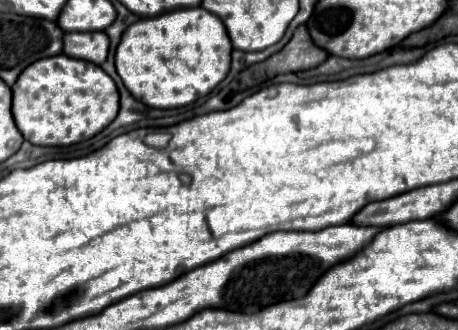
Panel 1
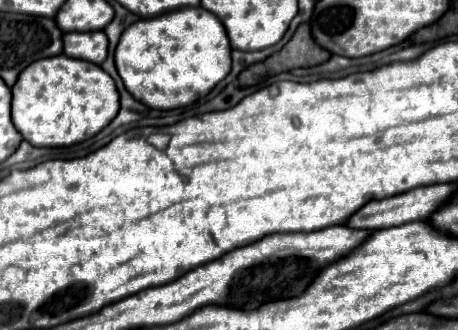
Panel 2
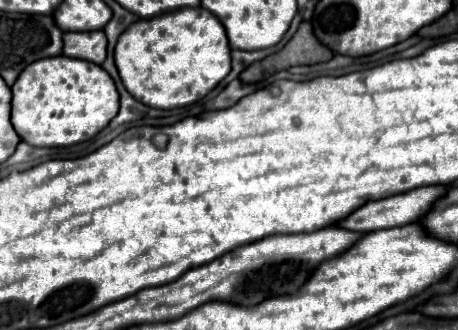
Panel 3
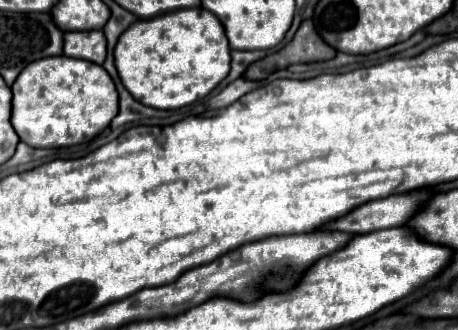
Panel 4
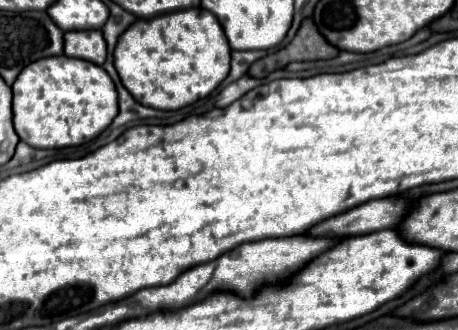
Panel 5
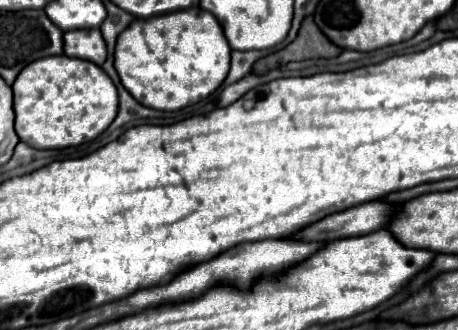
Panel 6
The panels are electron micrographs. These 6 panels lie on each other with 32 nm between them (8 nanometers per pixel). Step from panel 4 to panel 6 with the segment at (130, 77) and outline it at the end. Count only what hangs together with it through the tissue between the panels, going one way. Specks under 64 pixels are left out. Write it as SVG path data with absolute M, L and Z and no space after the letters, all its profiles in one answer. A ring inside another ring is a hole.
M200 8L196 10L180 10L164 16L154 16L148 20L136 18L116 42L114 52L114 68L128 92L140 100L140 104L154 110L180 110L190 104L196 104L210 96L226 78L230 68L230 46L226 36L218 24L218 20Z

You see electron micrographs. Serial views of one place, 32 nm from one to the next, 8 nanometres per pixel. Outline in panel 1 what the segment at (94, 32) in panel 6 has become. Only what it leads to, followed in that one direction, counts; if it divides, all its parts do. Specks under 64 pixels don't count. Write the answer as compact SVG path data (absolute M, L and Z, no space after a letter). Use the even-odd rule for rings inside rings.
M66 32L64 54L94 64L102 64L108 54L108 36L104 32Z

